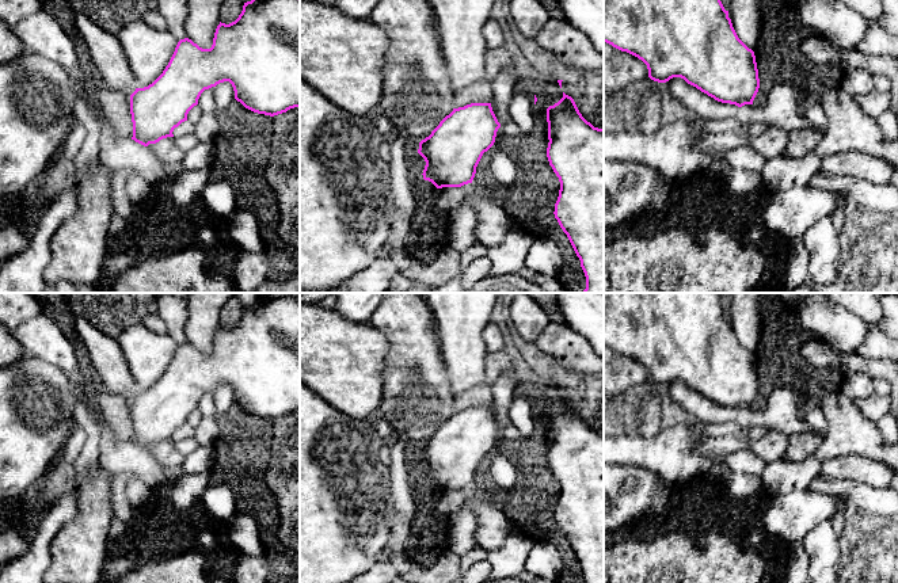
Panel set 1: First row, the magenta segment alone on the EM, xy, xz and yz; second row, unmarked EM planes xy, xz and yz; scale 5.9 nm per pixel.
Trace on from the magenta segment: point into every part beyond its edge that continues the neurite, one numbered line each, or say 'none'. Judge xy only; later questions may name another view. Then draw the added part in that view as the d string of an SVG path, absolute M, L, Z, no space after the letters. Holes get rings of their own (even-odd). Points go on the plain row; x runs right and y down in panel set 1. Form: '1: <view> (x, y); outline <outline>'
none

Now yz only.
none

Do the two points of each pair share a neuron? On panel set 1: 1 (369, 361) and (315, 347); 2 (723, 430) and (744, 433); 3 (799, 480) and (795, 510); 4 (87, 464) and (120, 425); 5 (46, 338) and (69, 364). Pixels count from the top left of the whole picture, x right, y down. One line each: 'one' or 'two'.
1: one
2: one
3: two
4: two
5: one

